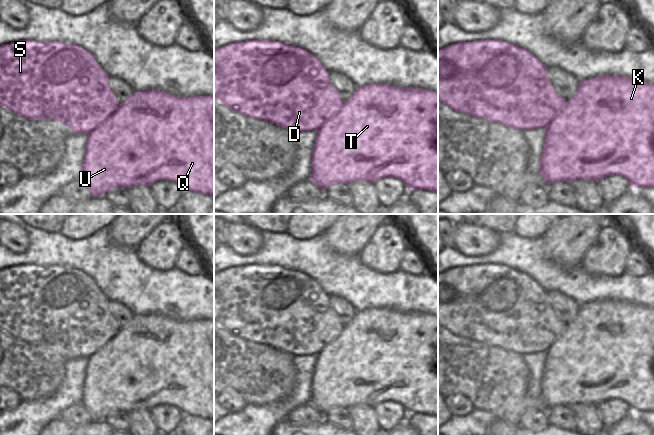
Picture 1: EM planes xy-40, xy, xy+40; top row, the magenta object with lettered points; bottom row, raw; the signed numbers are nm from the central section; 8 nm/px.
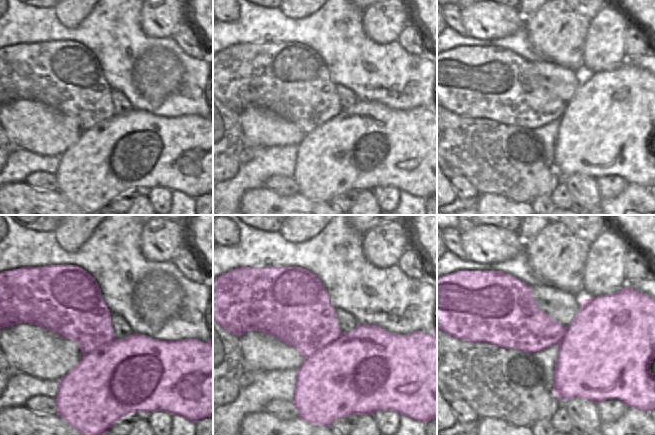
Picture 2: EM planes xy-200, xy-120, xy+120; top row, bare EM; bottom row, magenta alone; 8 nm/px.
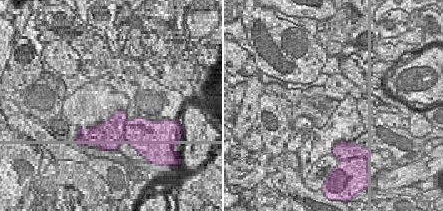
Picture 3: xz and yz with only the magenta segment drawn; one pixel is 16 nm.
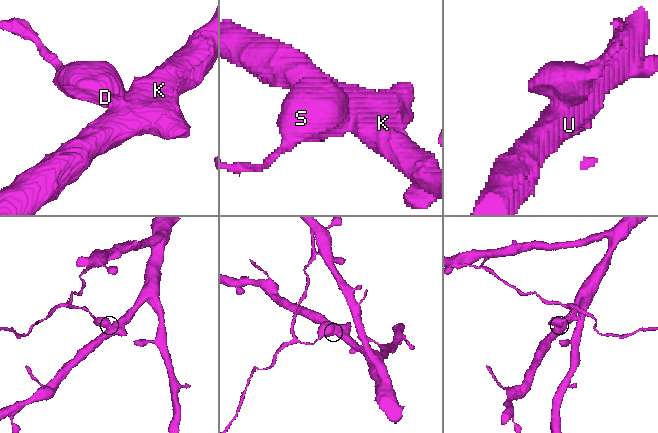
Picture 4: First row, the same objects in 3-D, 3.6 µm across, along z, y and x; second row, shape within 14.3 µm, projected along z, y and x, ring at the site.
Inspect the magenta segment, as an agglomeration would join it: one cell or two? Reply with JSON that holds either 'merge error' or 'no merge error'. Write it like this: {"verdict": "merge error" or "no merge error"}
{"verdict": "merge error"}

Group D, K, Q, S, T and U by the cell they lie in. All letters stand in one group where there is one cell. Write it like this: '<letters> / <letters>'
D S / K Q T U

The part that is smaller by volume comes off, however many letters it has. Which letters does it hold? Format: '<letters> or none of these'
D, S

